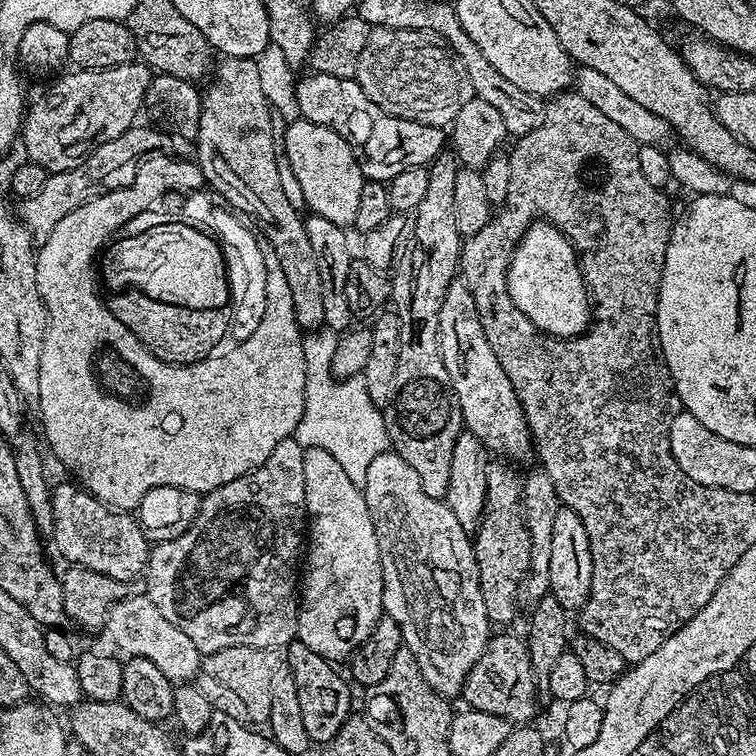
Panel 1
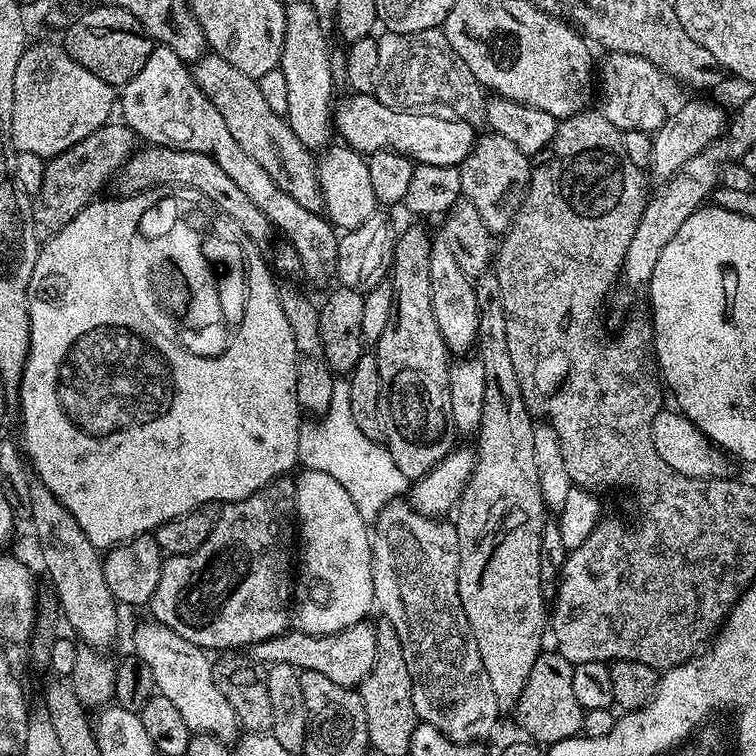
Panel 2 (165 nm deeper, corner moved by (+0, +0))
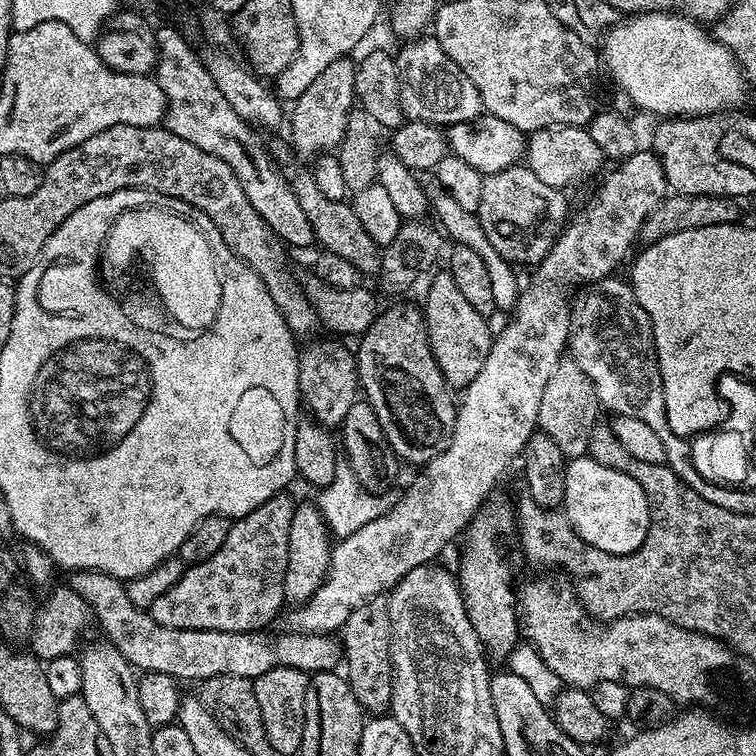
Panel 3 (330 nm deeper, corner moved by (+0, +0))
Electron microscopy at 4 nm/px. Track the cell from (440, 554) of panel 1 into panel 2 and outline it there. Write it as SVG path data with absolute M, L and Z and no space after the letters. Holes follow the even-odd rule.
M399 498L391 500L376 515L370 539L374 604L378 612L380 608L379 615L398 630L412 679L417 721L434 726L443 736L459 744L487 741L502 713L498 710L498 698L494 698L490 678L486 678L482 654L478 654L478 642L458 598L458 534L455 523L424 516L407 499Z

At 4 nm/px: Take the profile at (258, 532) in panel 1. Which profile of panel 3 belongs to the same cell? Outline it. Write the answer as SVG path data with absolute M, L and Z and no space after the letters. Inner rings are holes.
M281 494L262 502L250 514L232 520L230 534L226 542L206 562L185 567L182 578L162 594L162 598L152 603L150 609L154 622L162 626L174 626L182 630L218 630L219 632L255 632L265 629L276 615L281 615L280 607L285 607L284 579L288 573L288 543L290 542L290 522L296 513L294 500L288 494Z

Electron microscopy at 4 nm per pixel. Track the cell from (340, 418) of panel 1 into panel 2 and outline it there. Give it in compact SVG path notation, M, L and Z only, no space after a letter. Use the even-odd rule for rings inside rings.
M347 379L336 380L330 406L317 420L320 420L317 424L305 423L300 429L299 463L304 464L307 470L322 470L322 474L330 474L330 478L342 482L354 506L358 506L358 514L362 514L365 522L375 521L376 515L391 500L399 499L409 491L410 482L406 474L398 470L387 447L379 440L366 438L366 434L358 430L358 422L354 422L354 414L350 414L350 386Z

